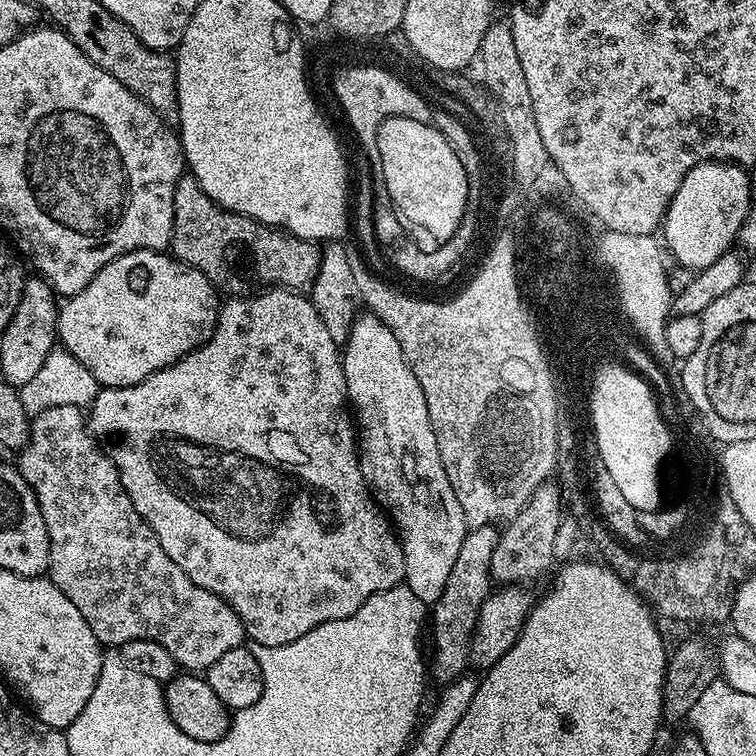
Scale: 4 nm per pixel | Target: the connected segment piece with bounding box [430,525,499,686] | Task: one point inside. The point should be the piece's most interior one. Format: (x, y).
(454, 614)

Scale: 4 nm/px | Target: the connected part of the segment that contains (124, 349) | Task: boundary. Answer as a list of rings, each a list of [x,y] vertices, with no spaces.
[[[163,251],[131,252],[98,270],[86,290],[67,297],[59,305],[56,335],[62,348],[82,362],[100,386],[125,388],[178,362],[206,343],[216,331],[221,303],[218,289],[201,272],[175,256]]]

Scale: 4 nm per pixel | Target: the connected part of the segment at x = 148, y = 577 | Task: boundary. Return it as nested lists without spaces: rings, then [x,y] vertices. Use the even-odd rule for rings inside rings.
[[[52,405],[31,417],[28,442],[19,449],[18,471],[42,510],[42,522],[46,522],[50,542],[47,575],[82,610],[82,618],[86,618],[101,645],[119,646],[134,638],[146,638],[158,642],[158,646],[166,646],[181,669],[192,674],[203,673],[226,650],[245,643],[244,624],[224,599],[190,582],[166,550],[162,550],[162,542],[158,542],[152,527],[134,510],[116,467],[109,459],[100,457],[95,443],[85,413],[79,407]]]

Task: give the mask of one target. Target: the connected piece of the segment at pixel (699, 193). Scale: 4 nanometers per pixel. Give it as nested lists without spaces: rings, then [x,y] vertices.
[[[709,162],[694,166],[682,178],[662,225],[663,243],[682,267],[699,270],[710,266],[737,243],[740,228],[754,206],[752,180],[744,172],[739,164]]]

